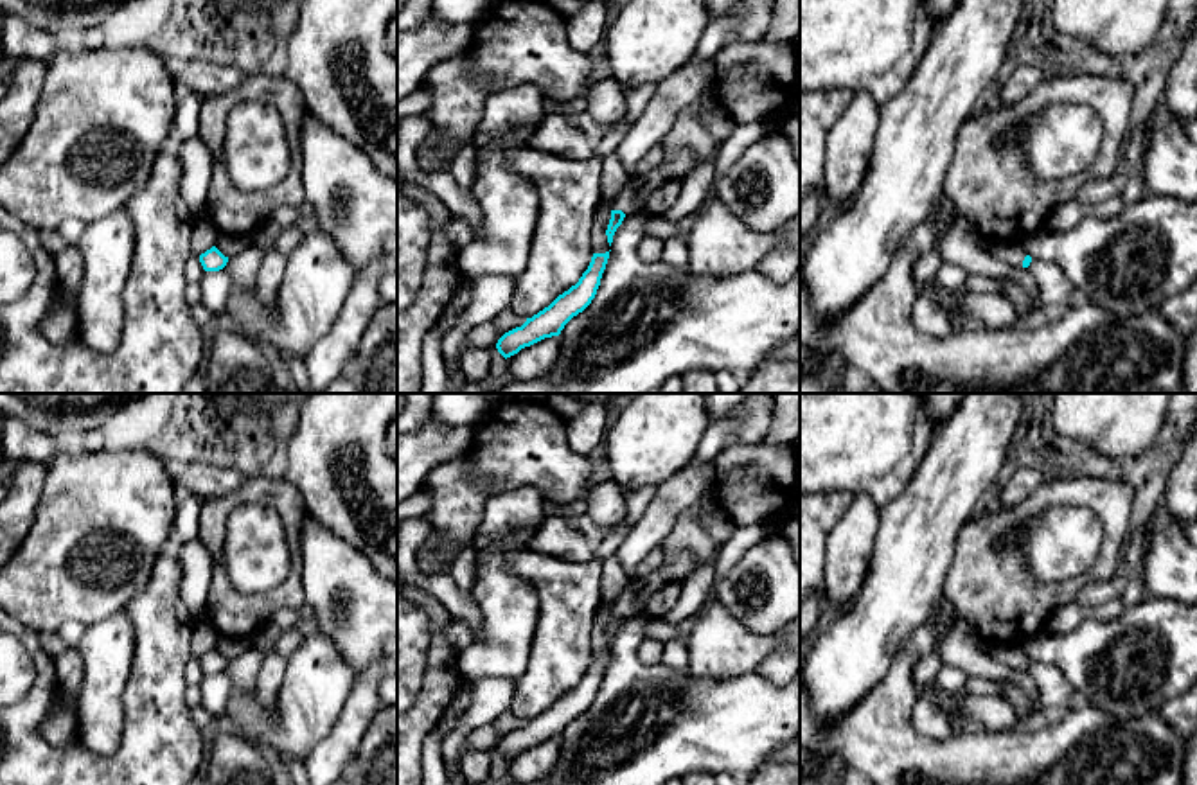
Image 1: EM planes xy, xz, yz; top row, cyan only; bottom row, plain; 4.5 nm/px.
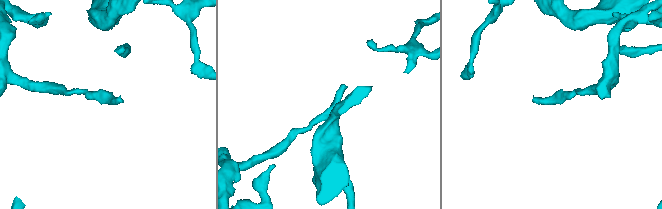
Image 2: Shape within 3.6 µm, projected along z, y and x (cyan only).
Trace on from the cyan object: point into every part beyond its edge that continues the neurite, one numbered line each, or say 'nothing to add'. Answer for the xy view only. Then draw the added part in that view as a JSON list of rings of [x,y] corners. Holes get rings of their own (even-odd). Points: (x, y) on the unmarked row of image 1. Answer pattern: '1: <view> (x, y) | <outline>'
nothing to add

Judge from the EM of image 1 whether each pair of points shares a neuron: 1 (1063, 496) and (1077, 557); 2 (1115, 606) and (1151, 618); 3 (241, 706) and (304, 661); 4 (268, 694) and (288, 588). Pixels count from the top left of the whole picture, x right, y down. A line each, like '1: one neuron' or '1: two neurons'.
1: two neurons
2: two neurons
3: one neuron
4: two neurons

